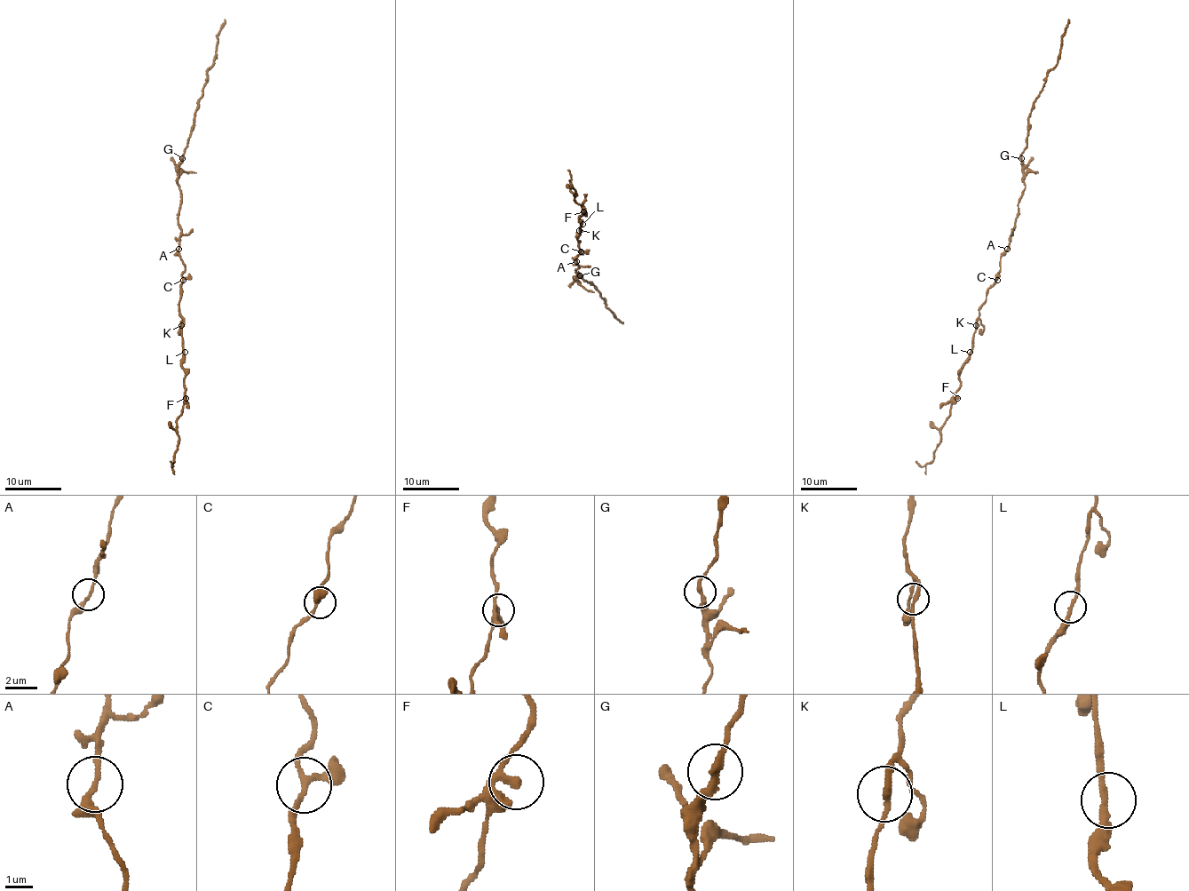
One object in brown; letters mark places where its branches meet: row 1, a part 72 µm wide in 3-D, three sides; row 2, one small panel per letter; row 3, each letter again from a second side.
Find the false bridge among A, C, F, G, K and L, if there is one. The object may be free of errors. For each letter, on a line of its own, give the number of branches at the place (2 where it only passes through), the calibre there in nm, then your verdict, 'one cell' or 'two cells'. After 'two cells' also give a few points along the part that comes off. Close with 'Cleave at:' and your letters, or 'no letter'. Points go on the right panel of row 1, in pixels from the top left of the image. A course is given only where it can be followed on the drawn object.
A: 2 | 190 nm | one cell
C: 3 | 190 nm | one cell
F: 2 | 240 nm | one cell
G: 2 | 260 nm | one cell
K: 2 | 240 nm | one cell
L: 2 | 200 nm | one cell
Cleave at: no letter

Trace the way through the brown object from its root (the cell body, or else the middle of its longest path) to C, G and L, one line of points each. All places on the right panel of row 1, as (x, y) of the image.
C: (1007, 250), (1000, 258), (997, 280)
G: (1007, 250), (1018, 211), (1018, 200), (1026, 187), (1021, 159)
L: (1007, 250), (1000, 258), (1000, 273), (995, 282), (988, 290), (986, 302), (978, 311), (970, 352)

